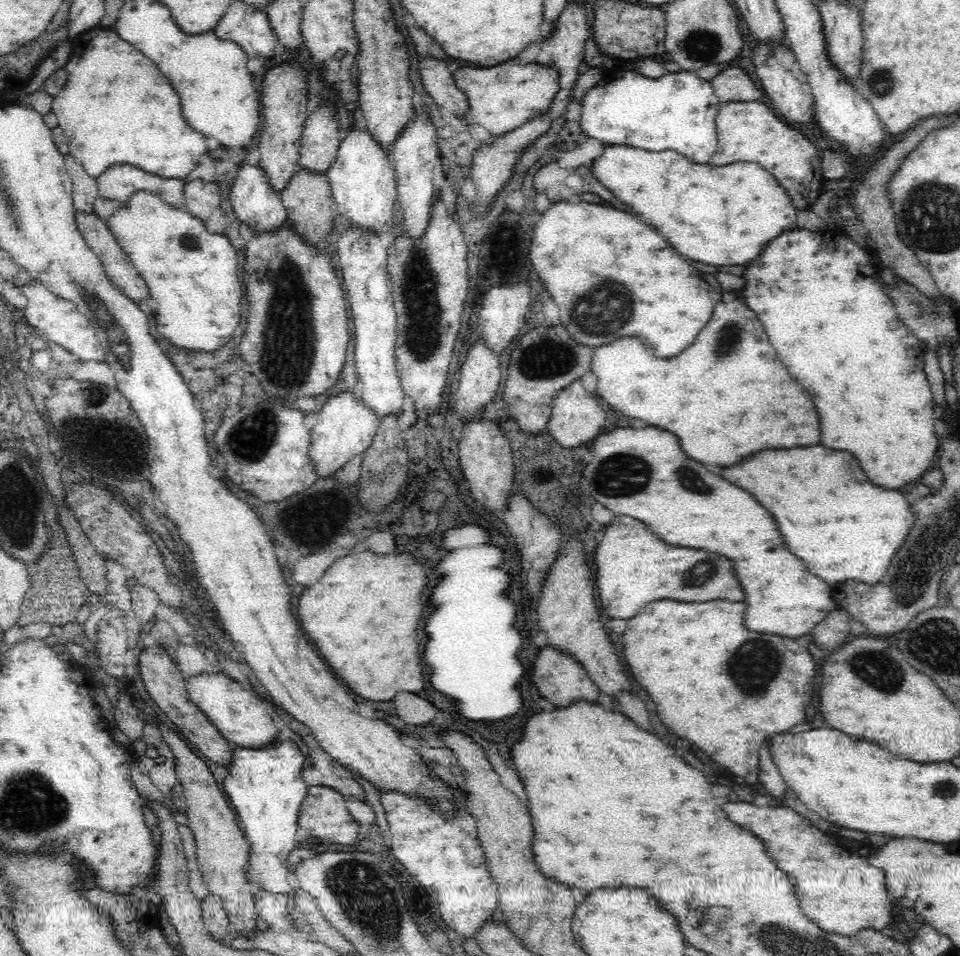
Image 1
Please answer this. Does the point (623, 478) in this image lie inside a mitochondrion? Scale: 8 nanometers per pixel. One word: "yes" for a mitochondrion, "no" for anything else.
yes

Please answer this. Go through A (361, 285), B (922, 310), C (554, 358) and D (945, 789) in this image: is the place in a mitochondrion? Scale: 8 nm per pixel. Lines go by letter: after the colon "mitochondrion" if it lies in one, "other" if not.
A: other
B: mitochondrion
C: mitochondrion
D: mitochondrion

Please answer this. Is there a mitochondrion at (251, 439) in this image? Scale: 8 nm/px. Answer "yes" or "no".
yes

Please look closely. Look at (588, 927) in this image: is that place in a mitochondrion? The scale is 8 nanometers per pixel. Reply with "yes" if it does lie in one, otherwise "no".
no

